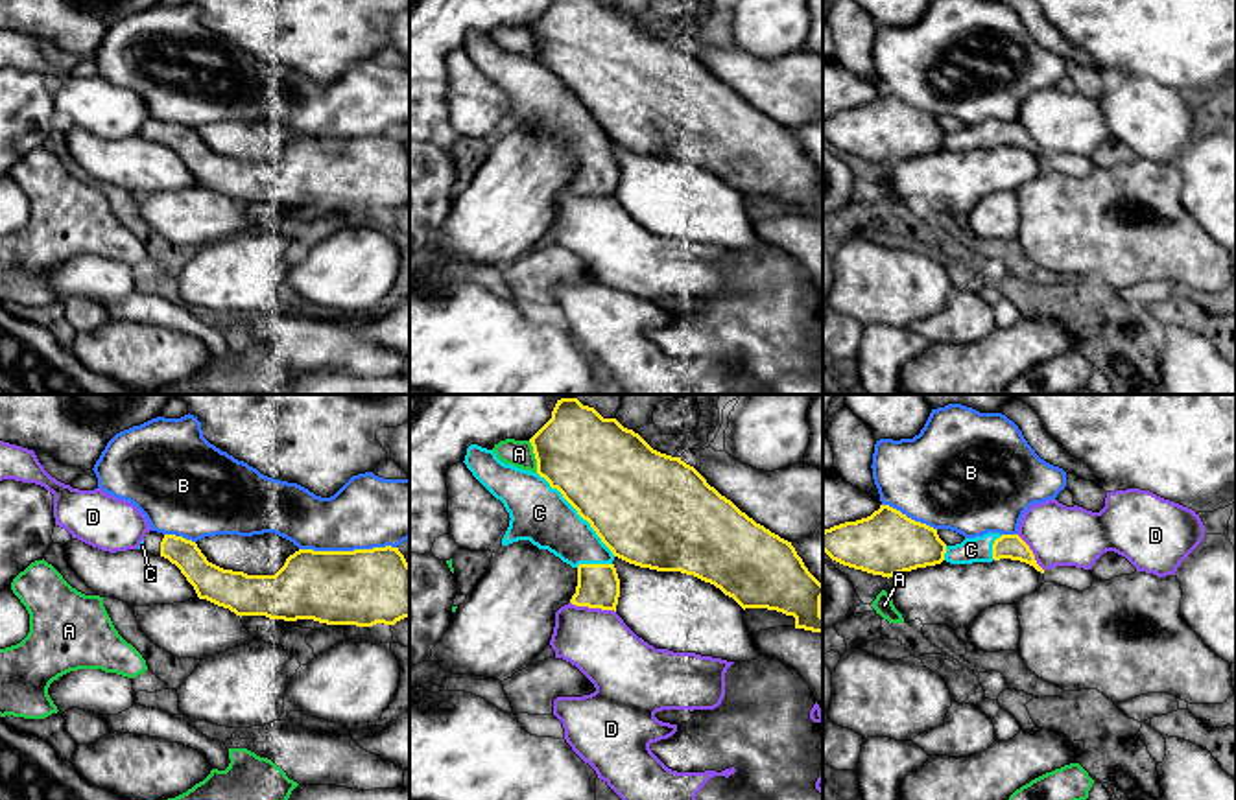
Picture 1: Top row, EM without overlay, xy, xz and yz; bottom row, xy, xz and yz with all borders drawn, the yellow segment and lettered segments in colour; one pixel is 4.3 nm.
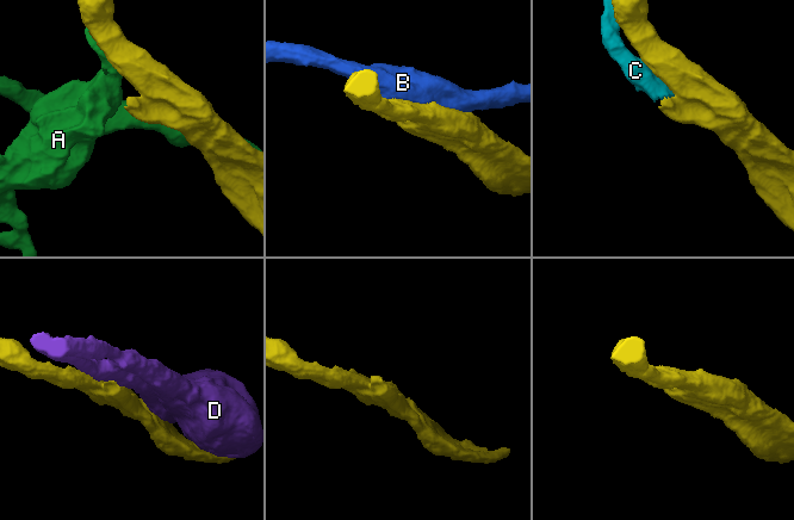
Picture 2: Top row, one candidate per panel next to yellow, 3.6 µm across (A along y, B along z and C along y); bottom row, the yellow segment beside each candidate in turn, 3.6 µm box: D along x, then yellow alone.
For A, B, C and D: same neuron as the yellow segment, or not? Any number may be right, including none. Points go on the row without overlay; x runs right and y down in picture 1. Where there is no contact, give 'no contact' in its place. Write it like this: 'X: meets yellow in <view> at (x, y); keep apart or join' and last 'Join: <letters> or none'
A: meets yellow in xz at (535, 45); keep apart
B: meets yellow in xy at (347, 139); keep apart
C: meets yellow in xz at (578, 100); join
D: meets yellow in xz at (593, 194); keep apart
Join: C

